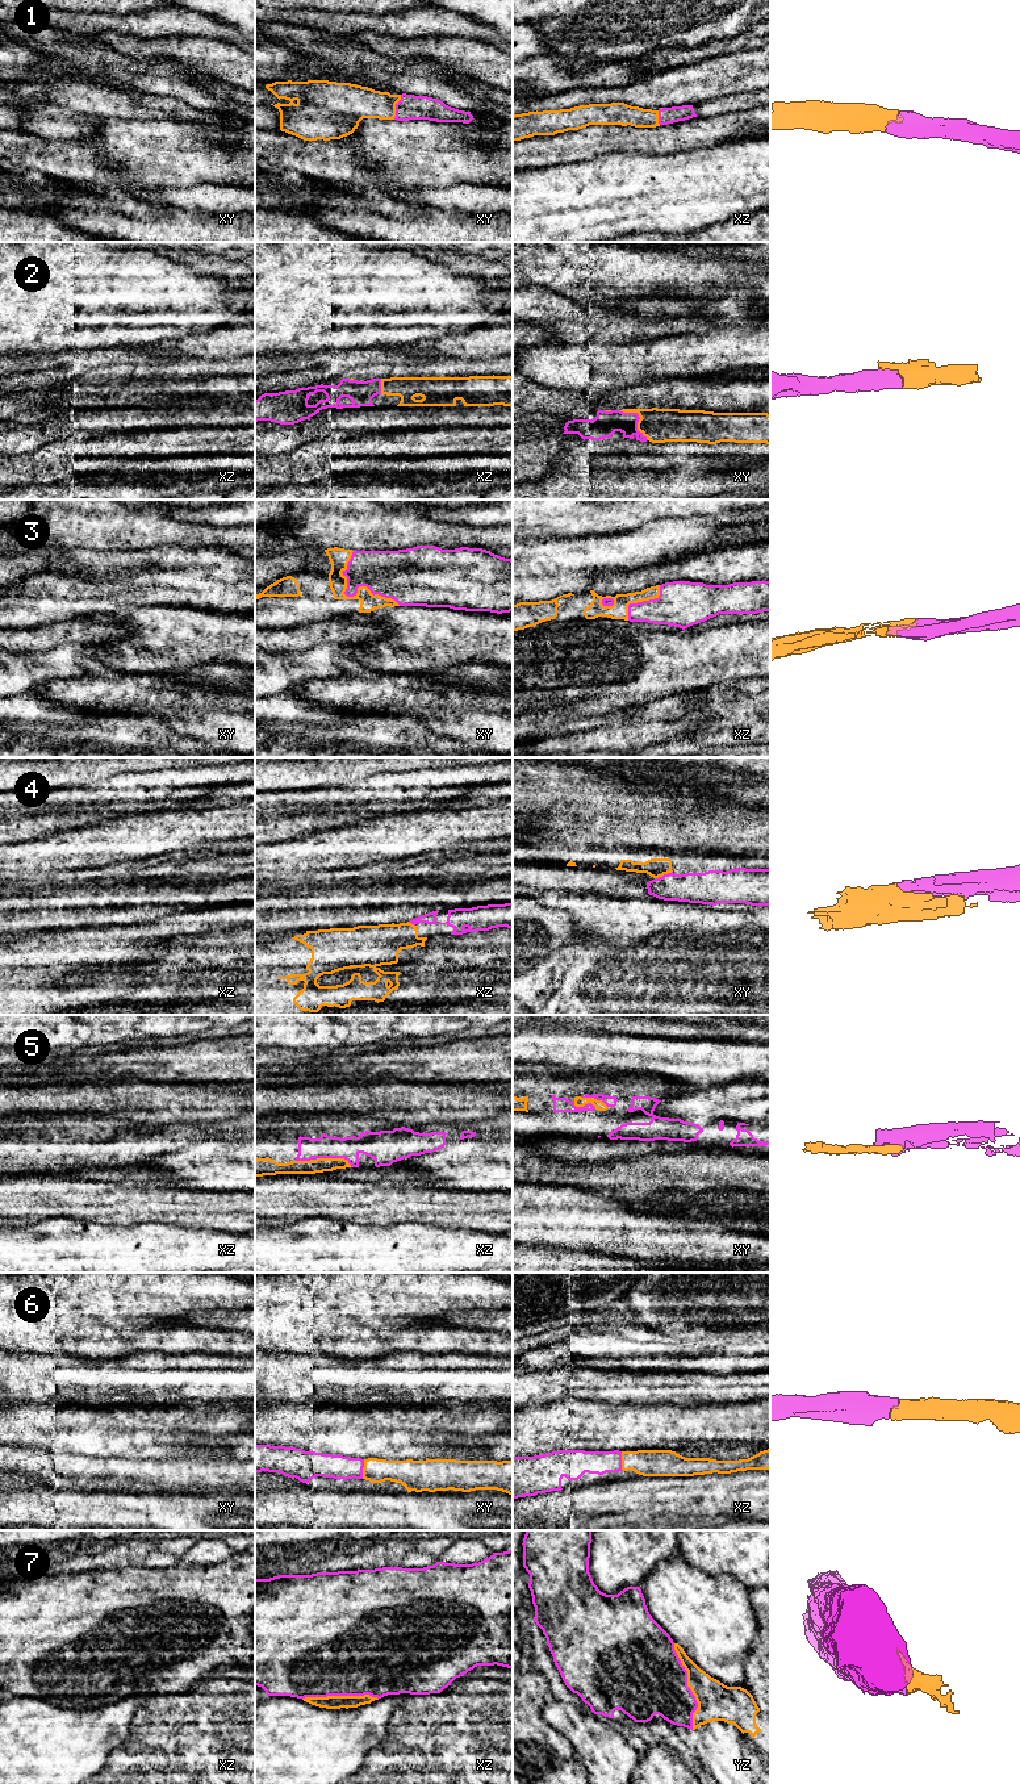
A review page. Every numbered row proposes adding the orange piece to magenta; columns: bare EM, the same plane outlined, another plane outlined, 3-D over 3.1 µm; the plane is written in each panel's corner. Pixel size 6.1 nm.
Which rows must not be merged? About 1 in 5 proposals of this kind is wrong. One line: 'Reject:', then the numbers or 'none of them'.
Reject: none of them

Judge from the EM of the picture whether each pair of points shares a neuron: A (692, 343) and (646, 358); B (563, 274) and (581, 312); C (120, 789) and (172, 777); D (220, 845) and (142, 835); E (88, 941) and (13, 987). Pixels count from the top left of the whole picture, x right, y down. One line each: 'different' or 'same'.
A: same
B: different
C: same
D: different
E: same

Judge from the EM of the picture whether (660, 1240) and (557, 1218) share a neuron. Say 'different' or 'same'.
same

